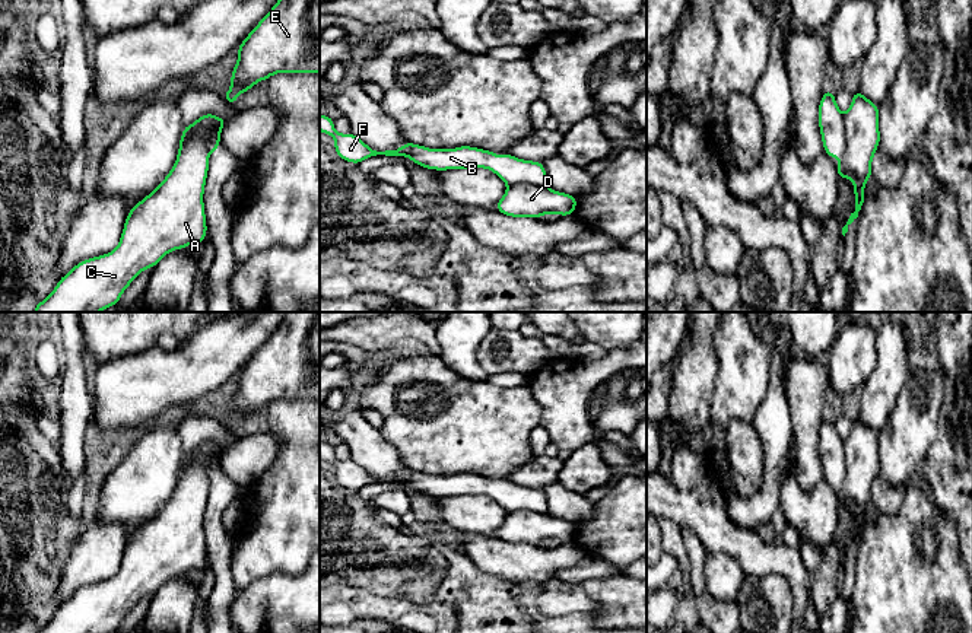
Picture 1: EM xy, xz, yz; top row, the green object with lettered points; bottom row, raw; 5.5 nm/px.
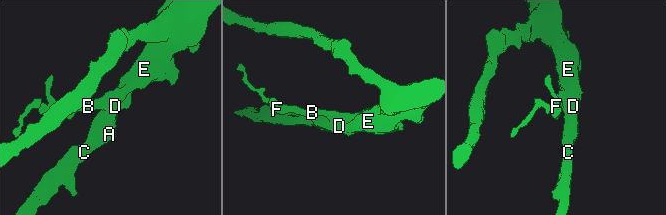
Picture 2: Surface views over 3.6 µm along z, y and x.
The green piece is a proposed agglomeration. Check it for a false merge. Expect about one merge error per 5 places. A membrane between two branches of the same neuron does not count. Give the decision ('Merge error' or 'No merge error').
Merge error

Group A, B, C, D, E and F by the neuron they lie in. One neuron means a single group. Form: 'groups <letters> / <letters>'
groups A C D E / B F

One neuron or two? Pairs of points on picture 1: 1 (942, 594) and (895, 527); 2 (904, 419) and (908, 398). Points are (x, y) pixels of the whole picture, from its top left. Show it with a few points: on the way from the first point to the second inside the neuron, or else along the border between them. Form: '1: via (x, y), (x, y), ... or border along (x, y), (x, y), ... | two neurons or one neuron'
1: via (926, 578), (901, 553), (896, 543) | one neuron
2: via (908, 414), (908, 403) | one neuron

